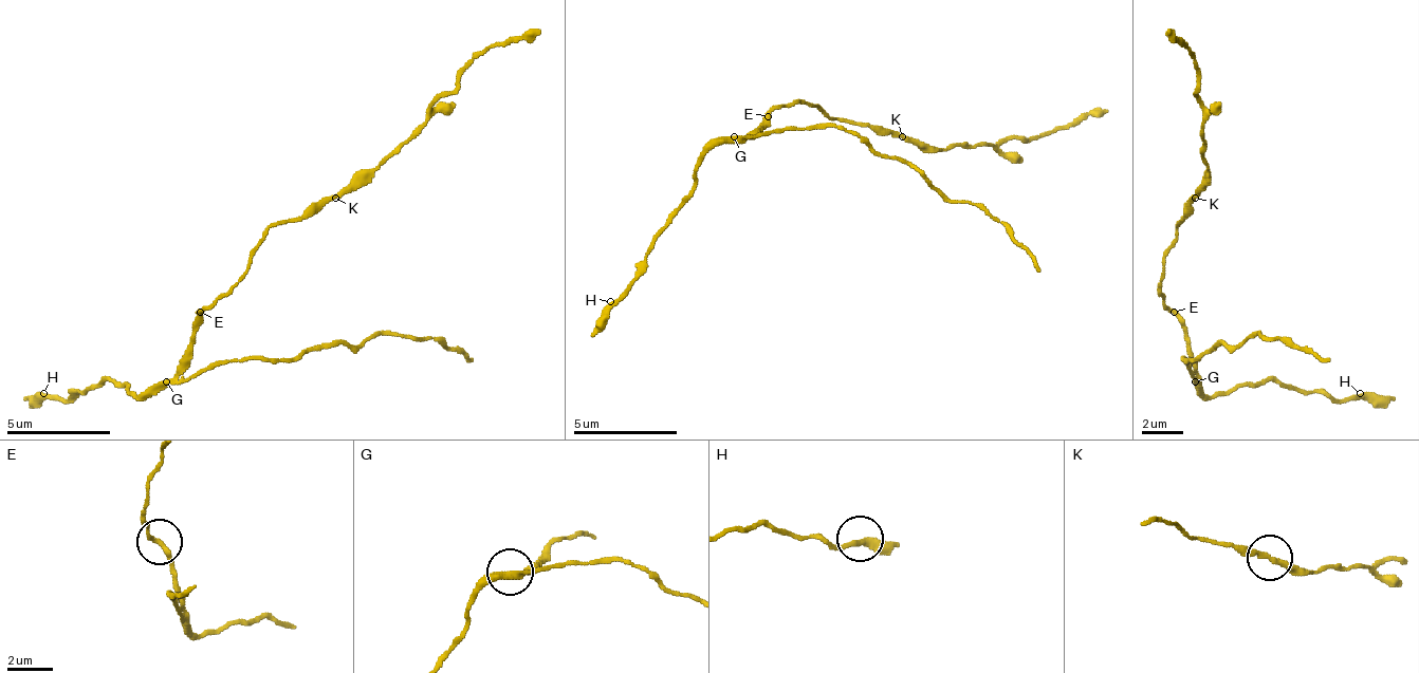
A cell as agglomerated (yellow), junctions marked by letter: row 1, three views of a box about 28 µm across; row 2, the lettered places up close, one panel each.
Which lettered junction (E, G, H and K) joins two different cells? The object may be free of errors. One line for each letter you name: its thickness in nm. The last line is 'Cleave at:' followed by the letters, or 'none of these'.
G: calibre 240 nm
Cleave at: G

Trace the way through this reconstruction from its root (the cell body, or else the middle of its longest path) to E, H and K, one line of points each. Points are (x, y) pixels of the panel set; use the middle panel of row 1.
E: (792, 105), (781, 105), (766, 114)
H: (792, 105), (781, 105), (740, 141), (719, 141), (704, 156), (694, 192), (647, 255), (647, 270), (610, 301)
K: (792, 105), (818, 105), (833, 119), (844, 119), (849, 125), (880, 125), (901, 135)

